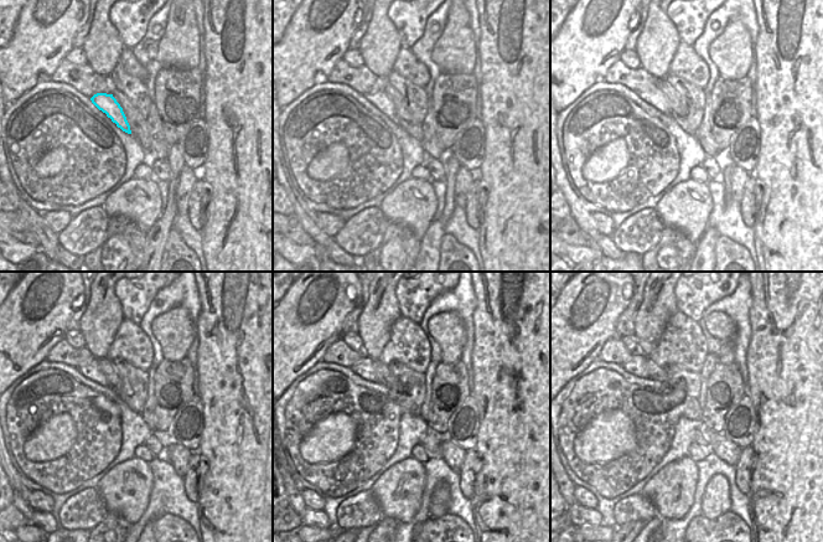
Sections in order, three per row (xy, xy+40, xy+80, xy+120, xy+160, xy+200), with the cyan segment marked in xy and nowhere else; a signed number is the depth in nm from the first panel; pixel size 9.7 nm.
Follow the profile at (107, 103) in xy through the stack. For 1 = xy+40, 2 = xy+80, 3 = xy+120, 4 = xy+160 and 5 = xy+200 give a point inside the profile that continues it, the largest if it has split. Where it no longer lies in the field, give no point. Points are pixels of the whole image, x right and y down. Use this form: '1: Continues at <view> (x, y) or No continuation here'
1: Continues at xy+40 (379, 99)
2: Continues at xy+80 (655, 97)
3: Continues at xy+120 (91, 371)
4: Continues at xy+160 (363, 367)
5: Continues at xy+200 (637, 365).

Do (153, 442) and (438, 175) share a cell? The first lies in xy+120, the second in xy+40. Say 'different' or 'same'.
same

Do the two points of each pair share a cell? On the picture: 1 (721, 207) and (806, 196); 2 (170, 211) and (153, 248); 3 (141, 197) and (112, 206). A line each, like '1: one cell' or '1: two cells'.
1: two cells
2: one cell
3: one cell

